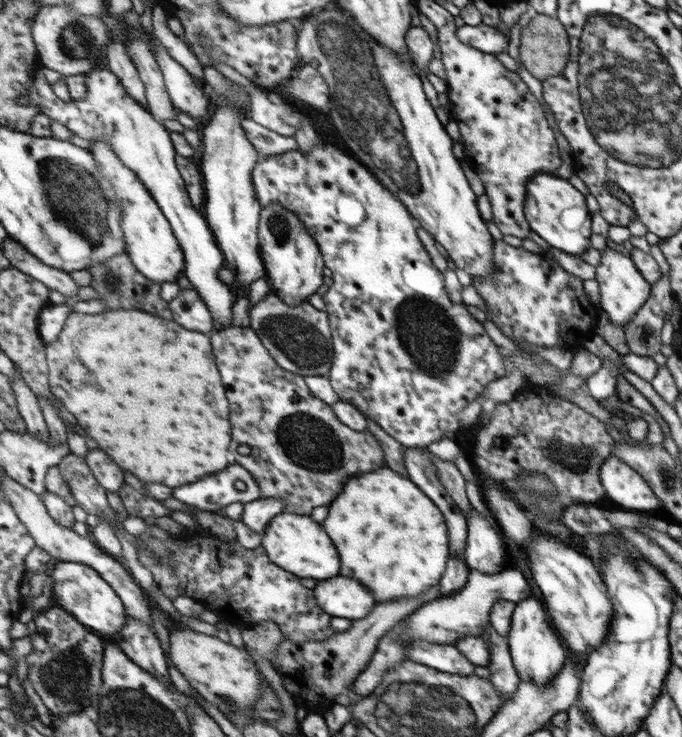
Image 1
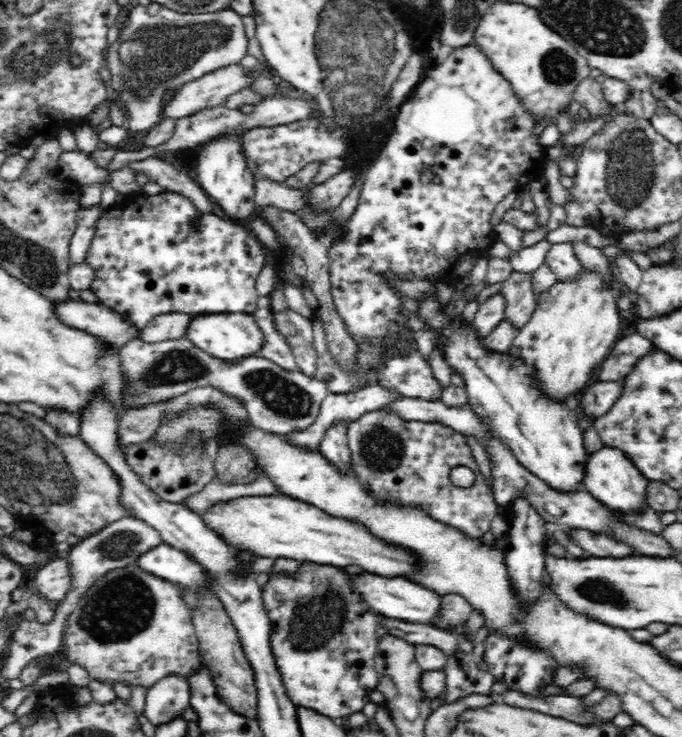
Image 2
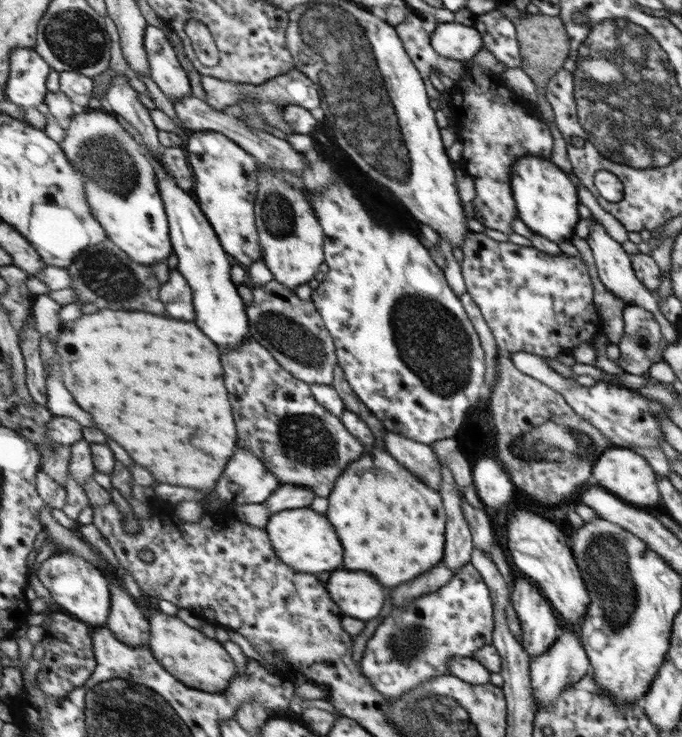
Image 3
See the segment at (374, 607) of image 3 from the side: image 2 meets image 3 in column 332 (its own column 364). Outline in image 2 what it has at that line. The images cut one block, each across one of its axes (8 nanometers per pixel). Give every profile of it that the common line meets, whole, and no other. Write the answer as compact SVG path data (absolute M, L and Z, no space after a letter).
M364 572L362 580L358 578L358 588L362 588L362 596L366 596L366 600L370 600L370 604L374 604L378 612L382 612L382 616L398 618L408 623L428 624L440 610L440 596L436 592L426 590L418 584L412 584L408 580L398 580L398 578L390 580L382 576L370 576L368 572Z

